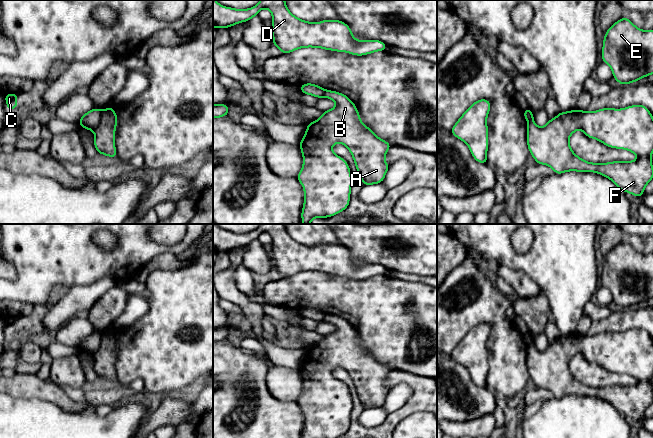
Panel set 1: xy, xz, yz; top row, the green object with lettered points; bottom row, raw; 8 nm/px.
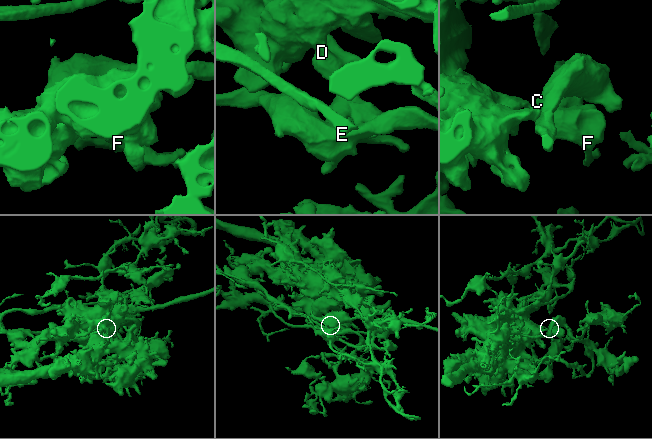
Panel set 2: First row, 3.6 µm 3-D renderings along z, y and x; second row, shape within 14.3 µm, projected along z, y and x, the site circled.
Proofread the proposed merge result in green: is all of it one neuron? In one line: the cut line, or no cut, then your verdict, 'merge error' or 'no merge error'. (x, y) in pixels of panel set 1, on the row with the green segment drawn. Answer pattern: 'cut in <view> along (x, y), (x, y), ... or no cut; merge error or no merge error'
cut in xy along (104, 110), (99, 124), (93, 130); merge error

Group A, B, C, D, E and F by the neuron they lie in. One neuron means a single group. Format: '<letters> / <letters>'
A B C E F / D

